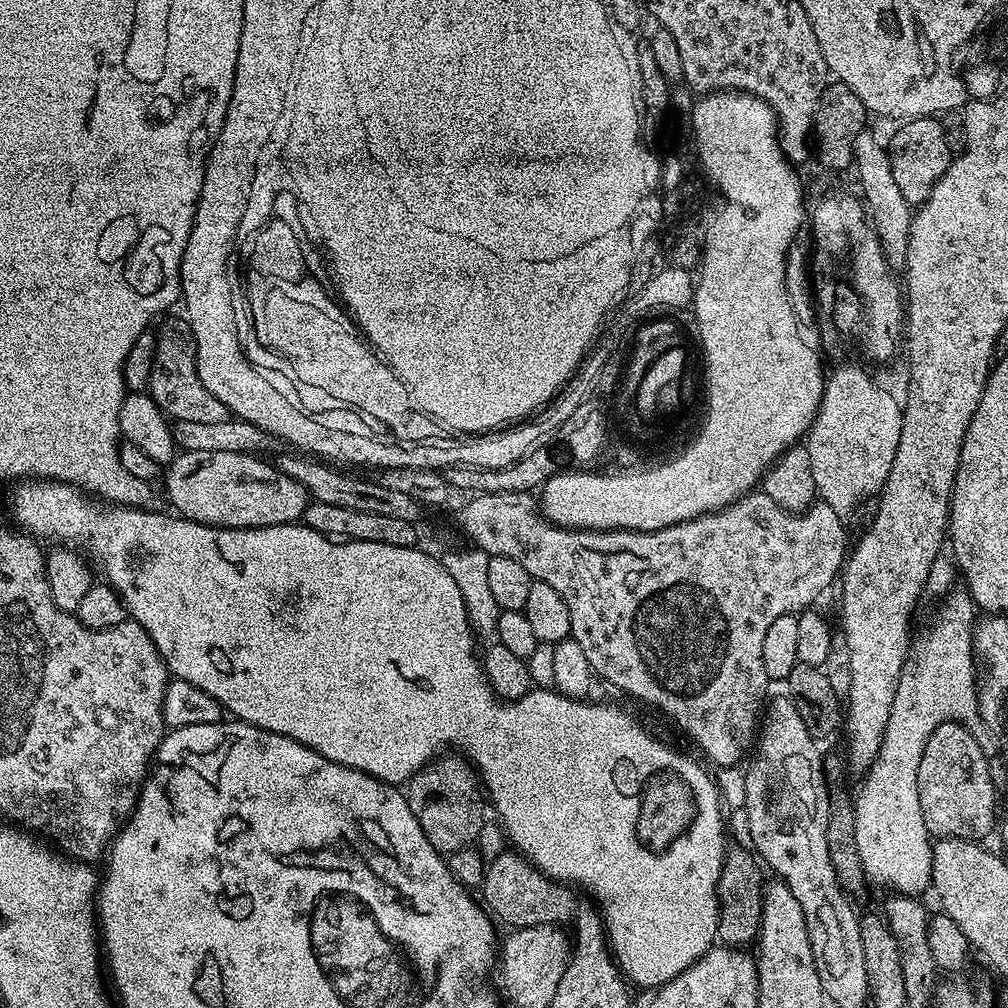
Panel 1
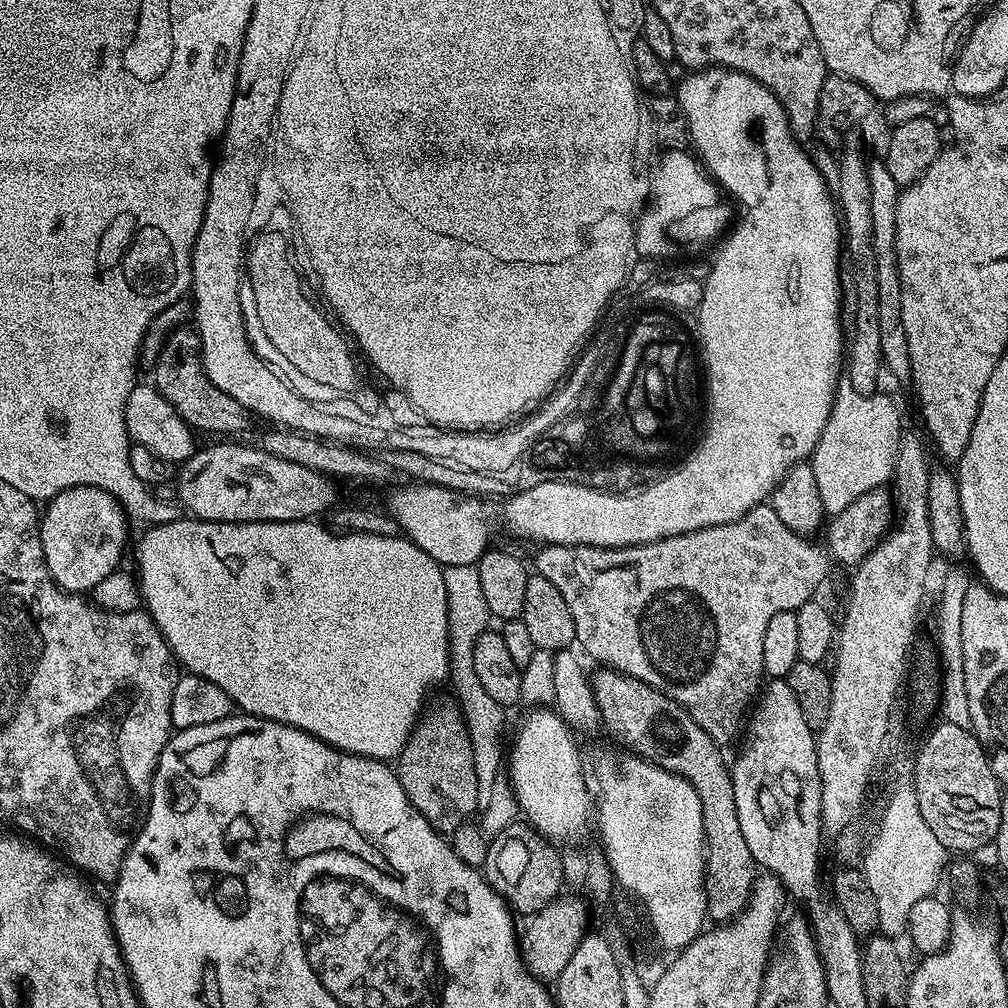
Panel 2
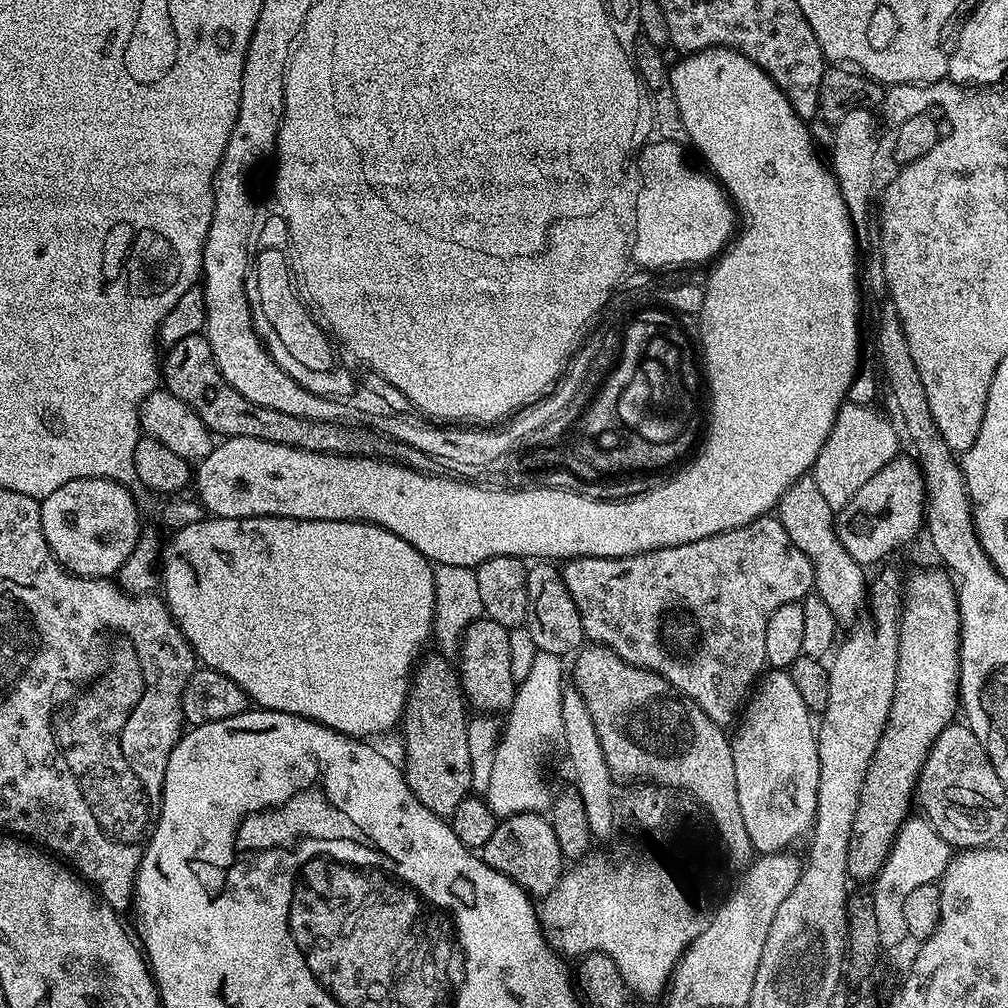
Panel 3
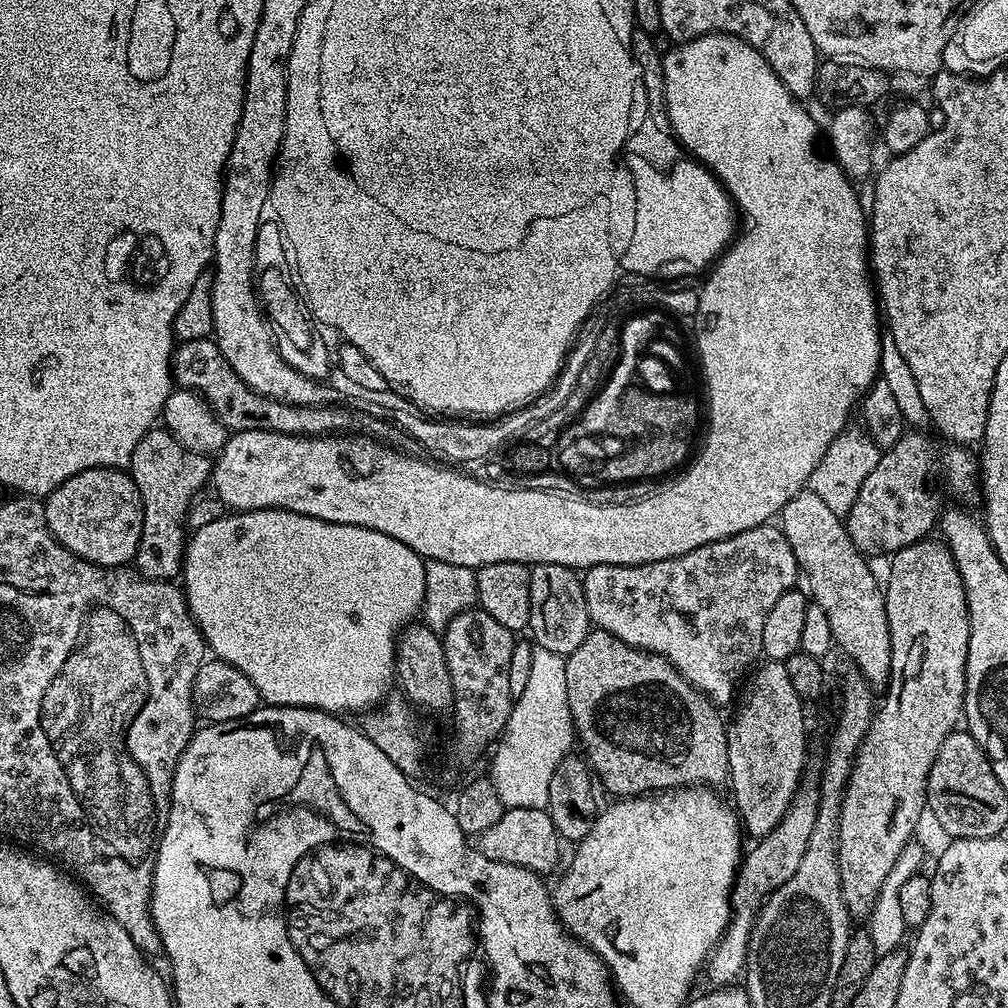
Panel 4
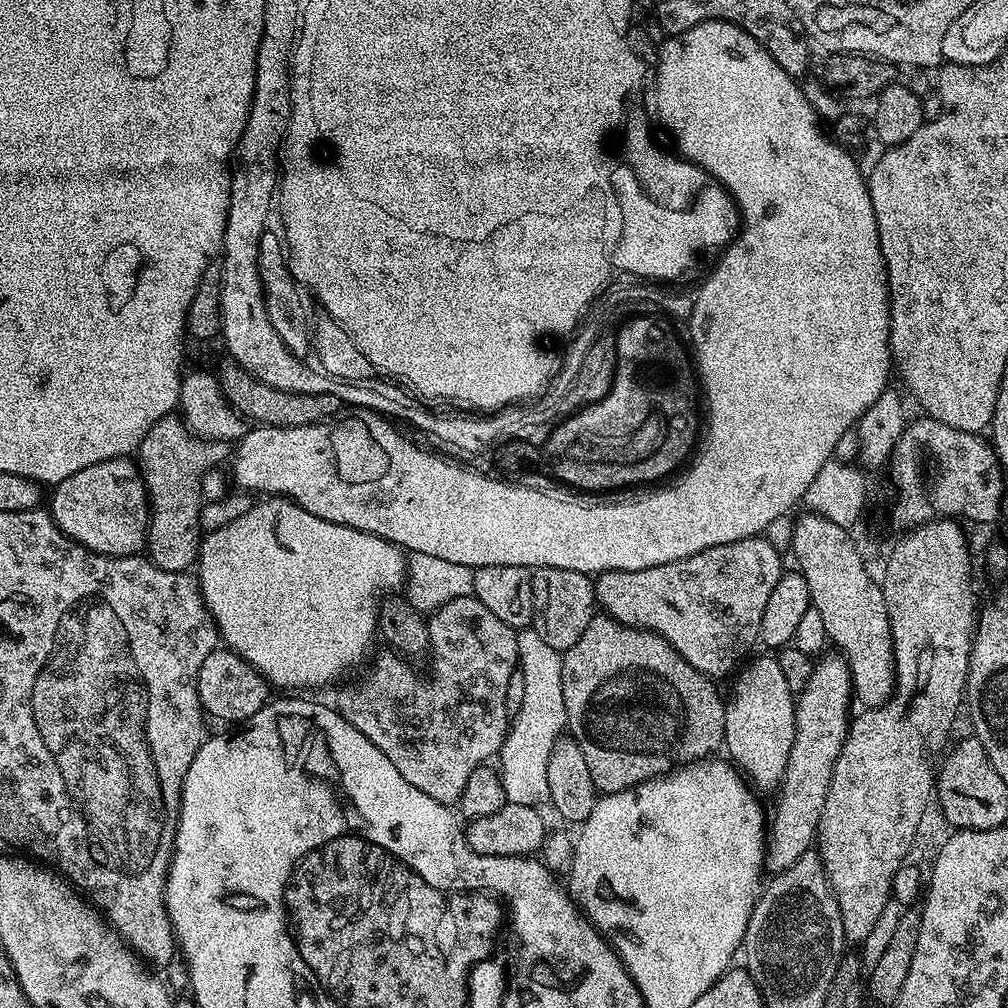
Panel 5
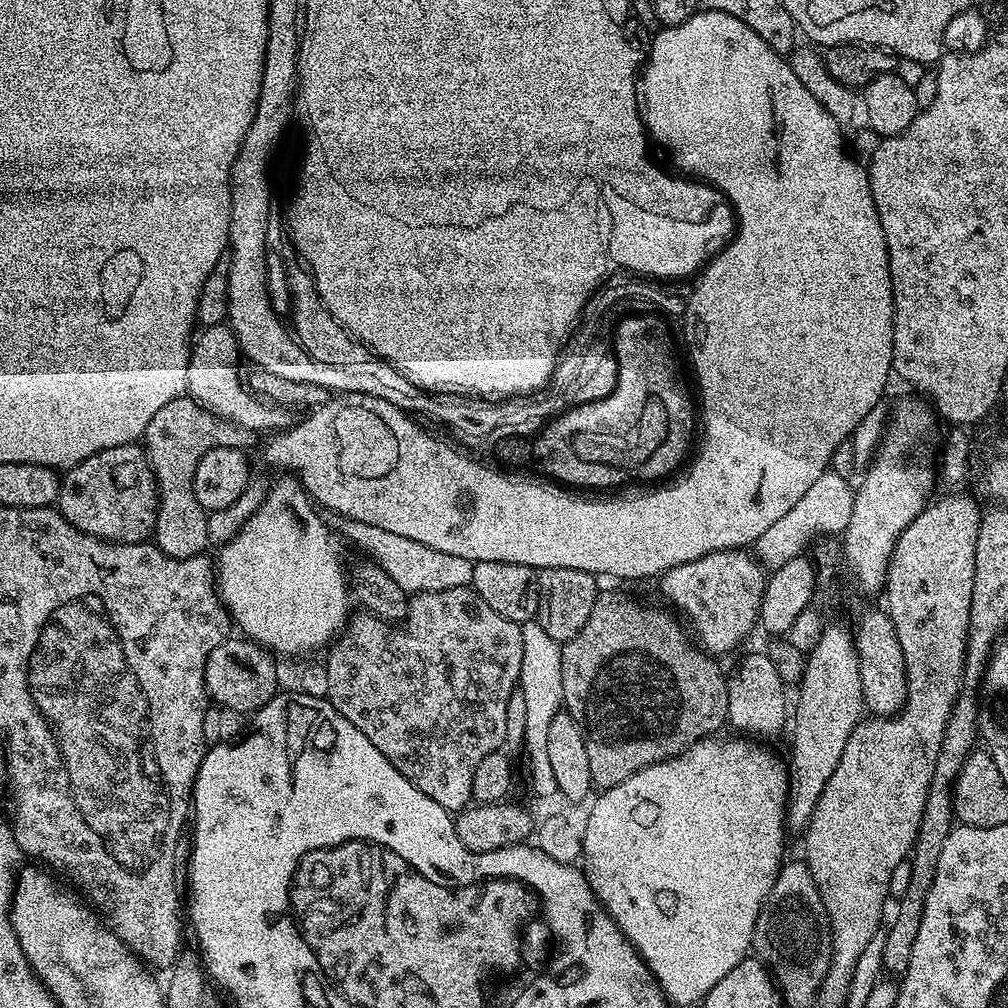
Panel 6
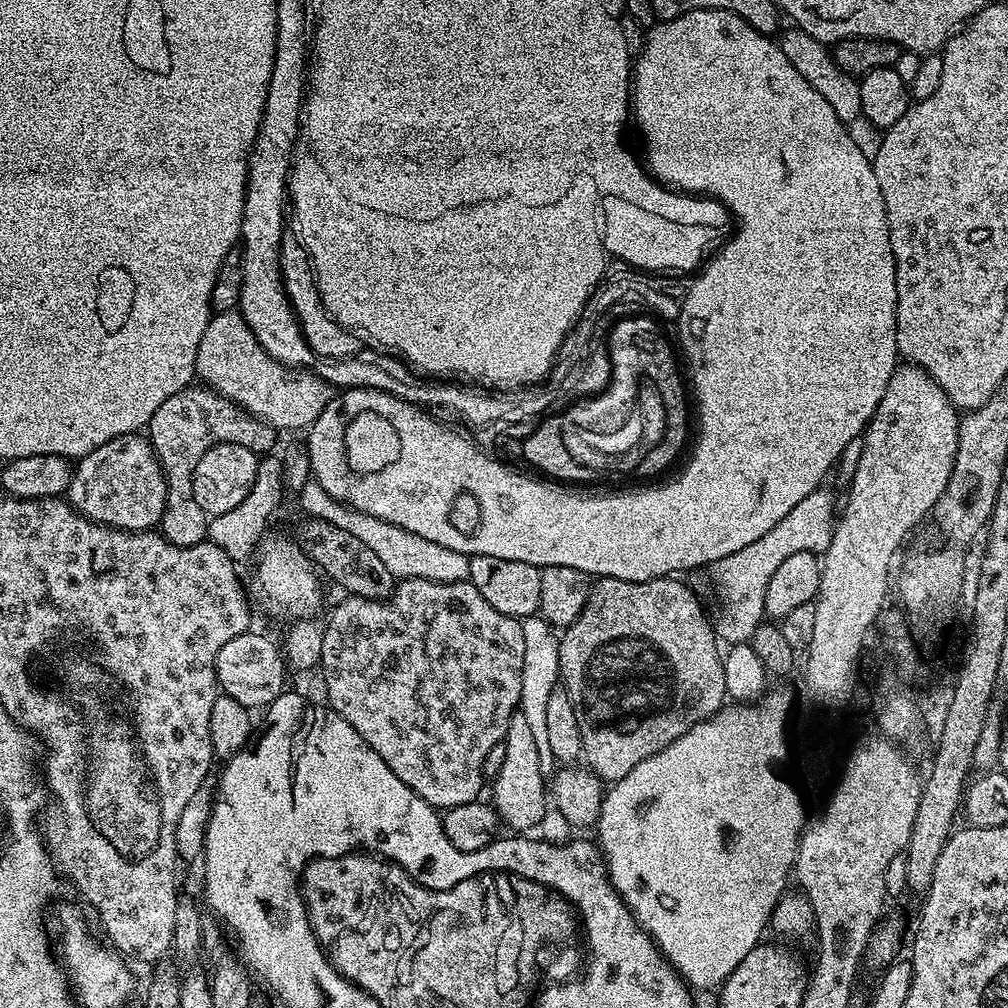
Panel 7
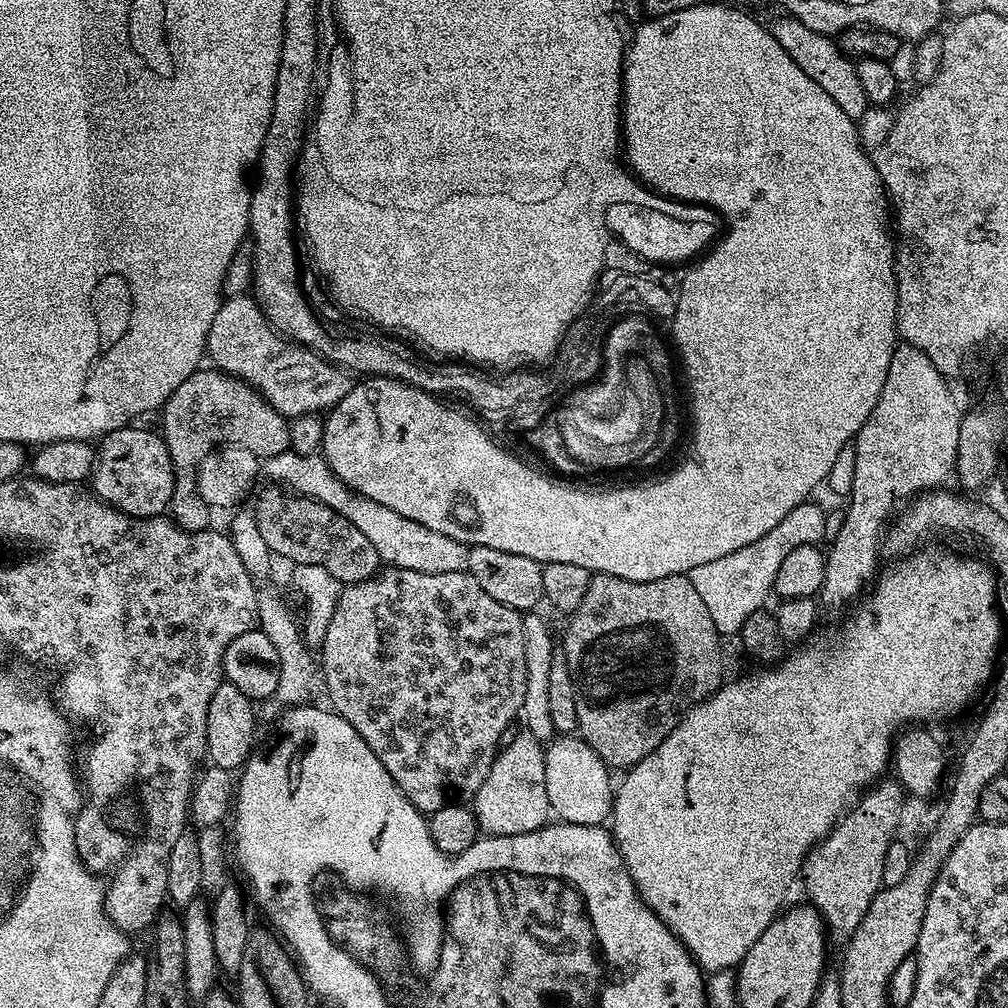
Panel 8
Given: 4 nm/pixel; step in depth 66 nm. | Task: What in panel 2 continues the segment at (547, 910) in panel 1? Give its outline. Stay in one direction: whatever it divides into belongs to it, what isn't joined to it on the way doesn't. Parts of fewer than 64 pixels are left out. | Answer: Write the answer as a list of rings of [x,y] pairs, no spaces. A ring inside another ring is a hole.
[[[527,822],[506,826],[506,830],[491,837],[482,871],[513,913],[535,914],[561,895],[565,887],[564,862],[561,853],[552,848],[555,847]]]

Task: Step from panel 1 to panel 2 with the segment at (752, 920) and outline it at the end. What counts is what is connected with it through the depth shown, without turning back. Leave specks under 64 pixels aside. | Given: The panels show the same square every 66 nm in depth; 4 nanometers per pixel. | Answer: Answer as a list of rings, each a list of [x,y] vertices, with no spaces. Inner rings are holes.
[[[603,666],[595,669],[597,672],[591,673],[591,686],[593,696],[597,702],[597,710],[600,712],[599,723],[612,731],[612,736],[620,740],[619,747],[640,756],[643,760],[652,760],[655,764],[661,764],[666,770],[686,778],[698,790],[698,798],[702,802],[704,810],[704,835],[706,837],[706,865],[704,868],[704,893],[708,899],[708,910],[706,913],[709,921],[717,925],[735,920],[743,912],[748,904],[748,899],[752,893],[753,886],[758,879],[758,865],[746,846],[746,841],[742,836],[741,823],[738,822],[738,810],[735,809],[734,782],[730,764],[724,761],[721,749],[715,740],[694,722],[694,718],[680,704],[666,694],[654,690],[652,686],[646,686],[638,678],[630,678],[621,672],[615,672],[612,668]]]

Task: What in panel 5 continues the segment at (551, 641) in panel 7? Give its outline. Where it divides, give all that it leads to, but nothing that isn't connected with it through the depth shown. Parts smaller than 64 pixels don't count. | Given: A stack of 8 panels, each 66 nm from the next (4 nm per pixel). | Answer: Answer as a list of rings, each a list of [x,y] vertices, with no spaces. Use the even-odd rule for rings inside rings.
[[[532,626],[519,629],[516,641],[520,655],[518,671],[522,674],[526,691],[522,694],[522,706],[511,717],[508,737],[500,747],[498,771],[509,804],[534,808],[550,801],[546,766],[550,762],[550,750],[554,750],[568,726],[566,702],[562,702],[562,652],[545,643]]]

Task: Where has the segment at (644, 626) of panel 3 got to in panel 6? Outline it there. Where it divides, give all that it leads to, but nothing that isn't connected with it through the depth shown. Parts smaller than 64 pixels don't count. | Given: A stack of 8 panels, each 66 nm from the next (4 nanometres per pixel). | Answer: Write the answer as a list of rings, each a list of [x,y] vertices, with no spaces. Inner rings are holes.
[[[727,548],[706,554],[694,562],[674,566],[659,577],[658,584],[661,594],[673,604],[671,607],[690,628],[692,623],[691,631],[699,647],[713,657],[721,658],[734,651],[751,634],[752,627],[757,627],[765,579],[766,569],[751,551]]]

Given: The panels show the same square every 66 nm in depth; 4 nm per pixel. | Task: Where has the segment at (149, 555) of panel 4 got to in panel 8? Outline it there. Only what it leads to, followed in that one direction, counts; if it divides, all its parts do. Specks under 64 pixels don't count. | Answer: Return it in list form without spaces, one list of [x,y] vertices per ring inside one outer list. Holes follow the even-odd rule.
[[[212,366],[201,367],[165,402],[162,435],[174,466],[174,494],[171,519],[187,532],[209,527],[210,507],[200,499],[196,472],[213,449],[221,445],[240,445],[259,458],[271,458],[289,451],[289,421],[258,393],[251,384]]]

